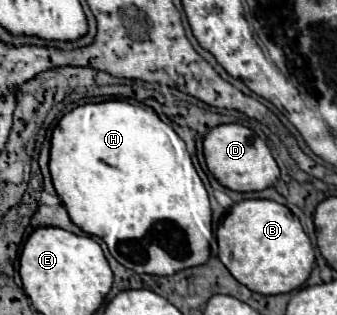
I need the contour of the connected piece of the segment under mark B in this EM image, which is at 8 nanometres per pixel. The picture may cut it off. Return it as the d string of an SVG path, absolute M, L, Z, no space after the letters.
M245 199L227 209L225 219L217 227L219 259L229 269L229 273L245 287L259 295L279 295L299 289L311 275L315 253L309 237L303 233L299 219L281 203L269 199Z

